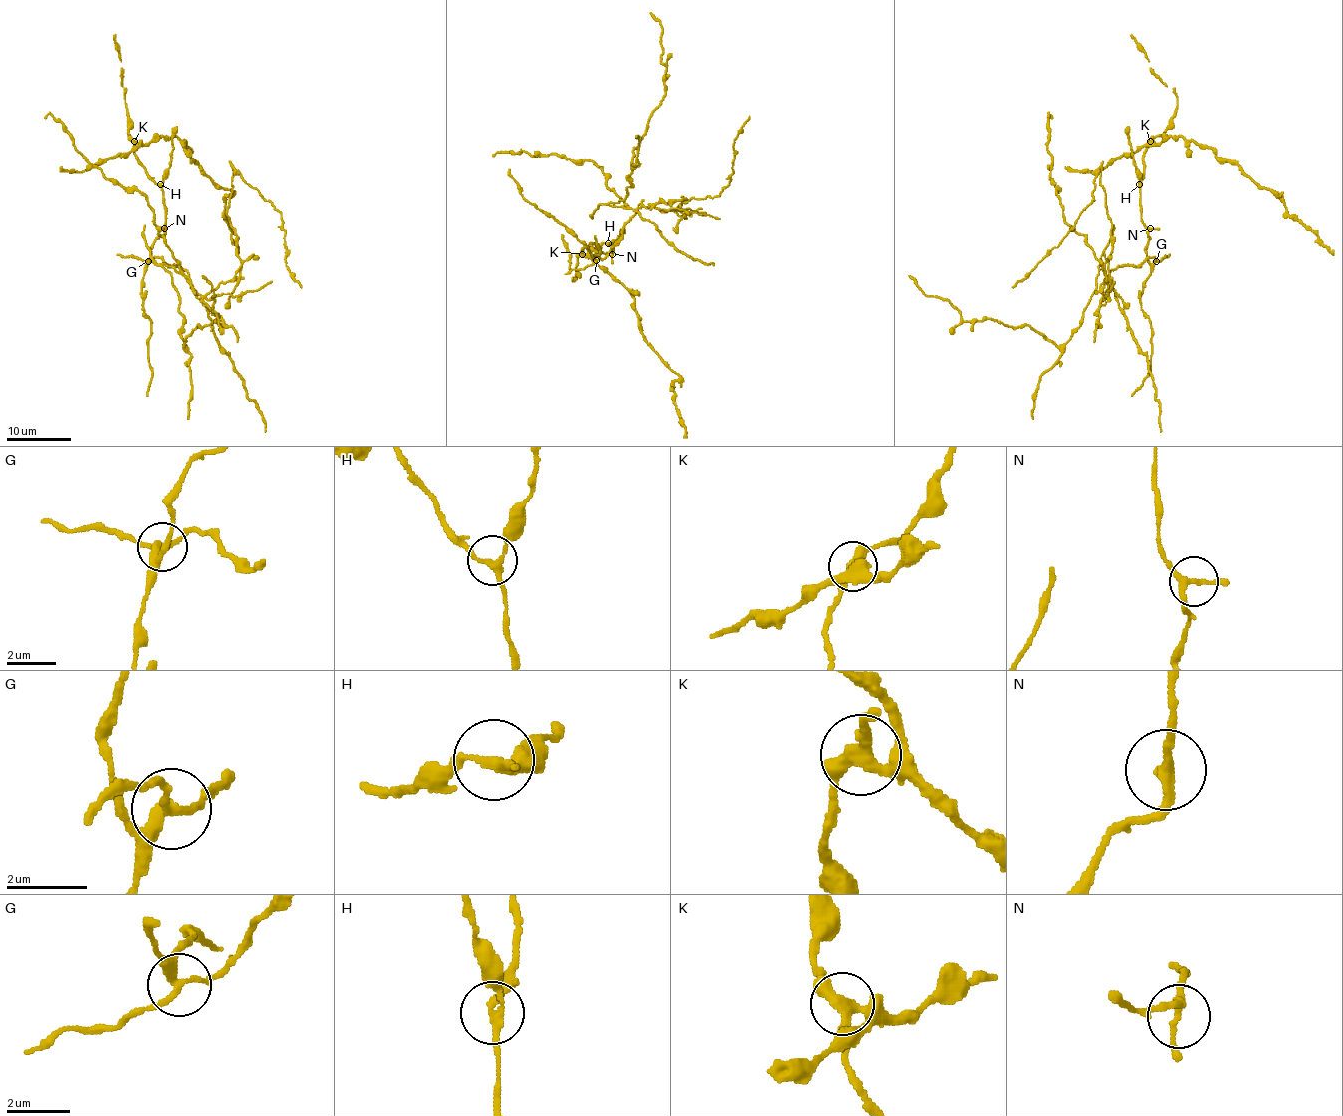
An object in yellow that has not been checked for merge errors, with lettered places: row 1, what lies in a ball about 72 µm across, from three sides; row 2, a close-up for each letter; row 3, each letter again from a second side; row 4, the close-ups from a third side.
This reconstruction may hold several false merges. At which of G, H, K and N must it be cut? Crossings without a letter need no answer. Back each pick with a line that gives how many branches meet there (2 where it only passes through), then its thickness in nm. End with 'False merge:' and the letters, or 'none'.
G: branches 4; calibre 260 nm
K: branches 3; calibre 320 nm
False merge: G, K

